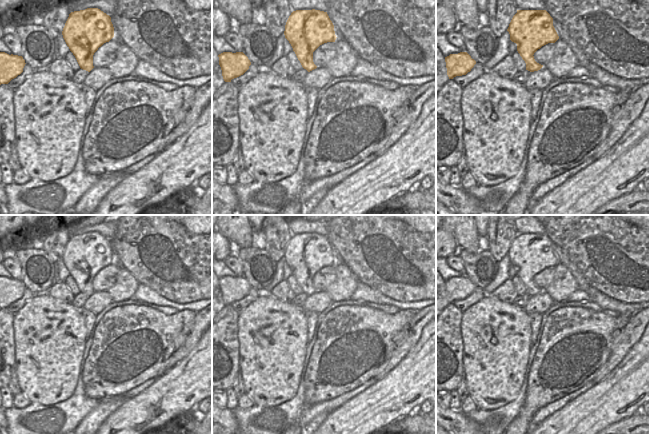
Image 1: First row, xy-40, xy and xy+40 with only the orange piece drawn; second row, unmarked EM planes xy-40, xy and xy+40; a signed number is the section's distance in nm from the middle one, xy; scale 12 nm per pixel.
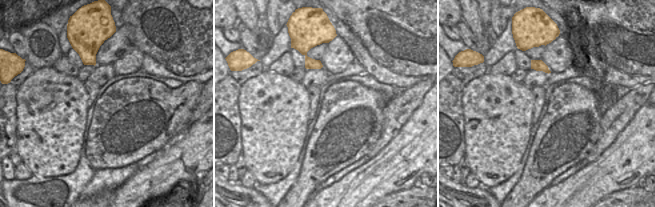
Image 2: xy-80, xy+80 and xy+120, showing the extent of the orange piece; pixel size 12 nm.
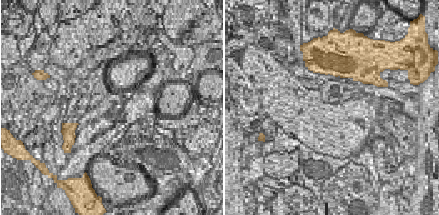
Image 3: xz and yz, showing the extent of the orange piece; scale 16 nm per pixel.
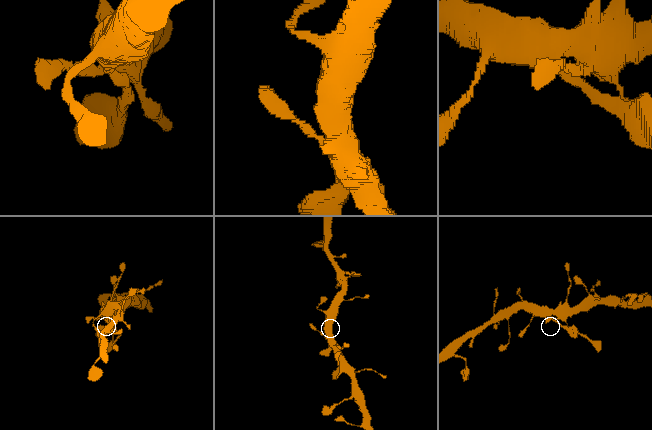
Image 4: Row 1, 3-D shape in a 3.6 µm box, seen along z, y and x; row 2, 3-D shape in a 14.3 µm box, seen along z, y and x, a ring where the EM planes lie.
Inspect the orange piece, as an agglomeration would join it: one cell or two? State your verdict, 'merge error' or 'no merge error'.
no merge error

